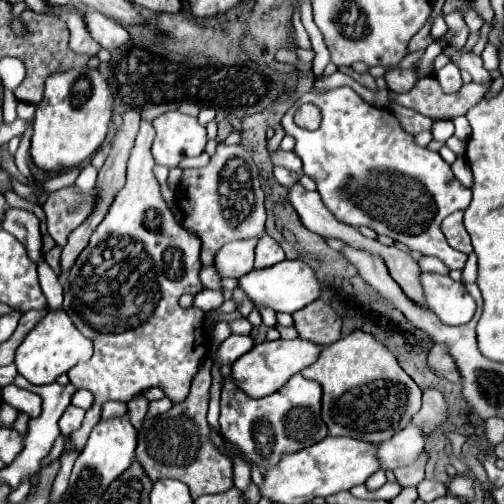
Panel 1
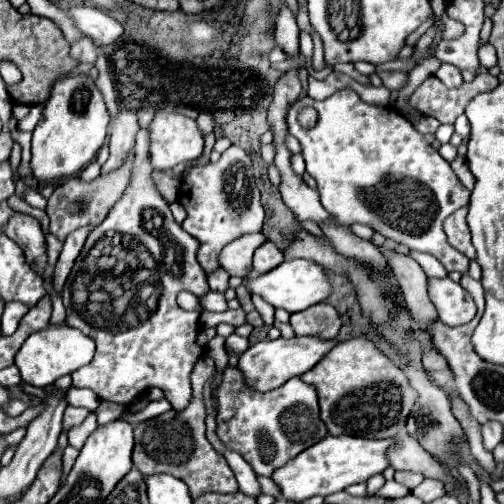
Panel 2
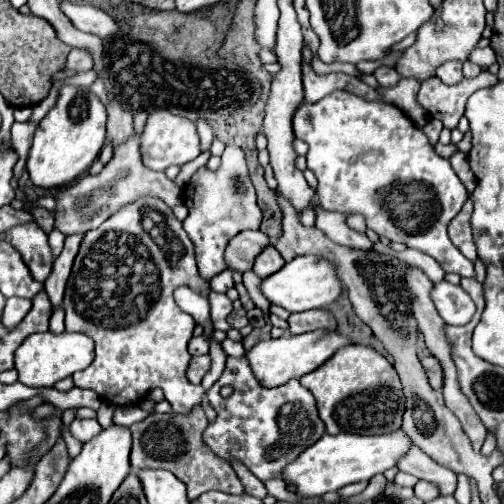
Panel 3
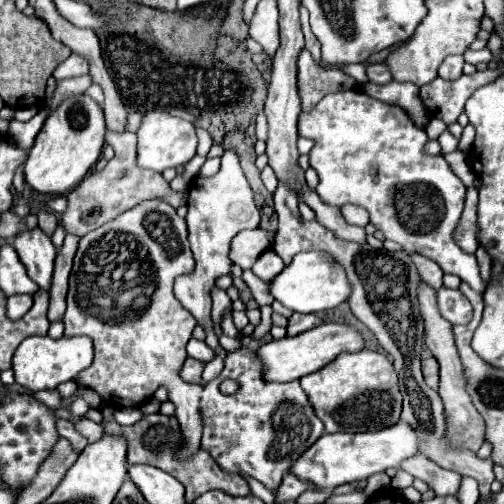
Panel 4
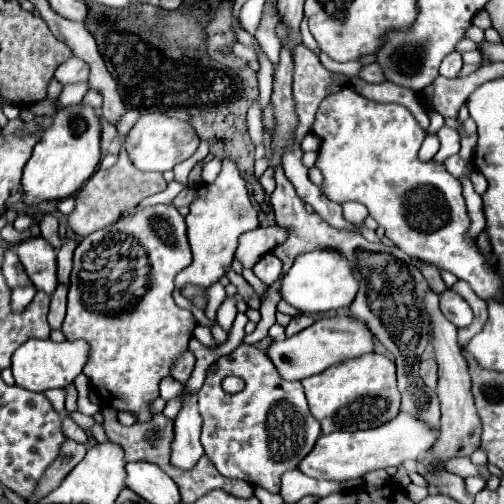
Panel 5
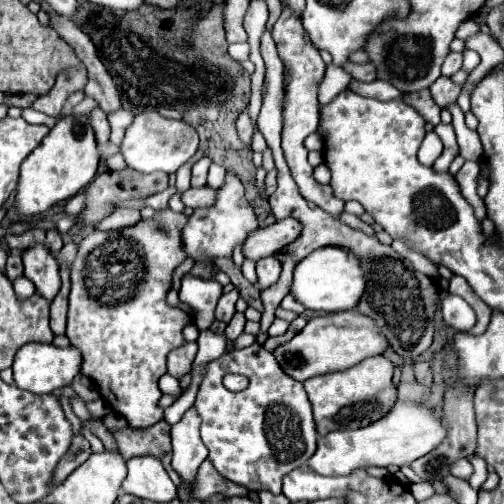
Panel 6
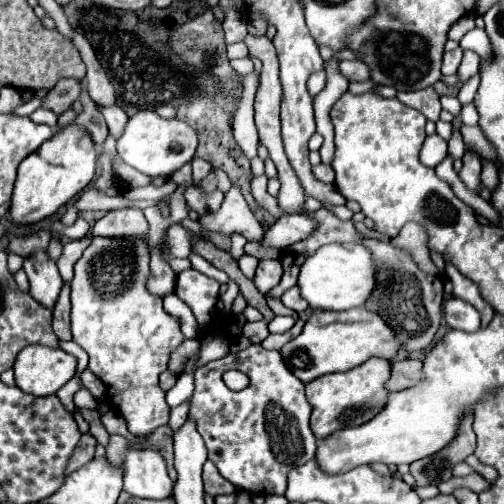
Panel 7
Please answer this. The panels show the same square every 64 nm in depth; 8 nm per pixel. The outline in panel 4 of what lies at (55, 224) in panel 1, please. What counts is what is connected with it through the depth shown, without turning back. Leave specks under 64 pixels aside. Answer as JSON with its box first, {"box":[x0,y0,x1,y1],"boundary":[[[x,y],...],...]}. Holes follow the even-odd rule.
{"box":[60,132,186,236],"boundary":[[[108,132],[106,134],[106,142],[110,146],[114,146],[114,152],[116,152],[114,158],[106,164],[104,170],[90,172],[66,196],[68,208],[62,214],[62,218],[60,218],[60,224],[66,230],[66,234],[84,236],[90,230],[100,228],[108,220],[114,220],[120,212],[126,212],[126,210],[134,208],[142,200],[160,198],[160,200],[168,202],[172,208],[178,208],[178,206],[186,204],[186,192],[174,192],[160,172],[144,170],[144,168],[140,168],[136,164],[136,134],[132,134],[132,132],[124,132],[124,134],[112,134],[112,132]]]}

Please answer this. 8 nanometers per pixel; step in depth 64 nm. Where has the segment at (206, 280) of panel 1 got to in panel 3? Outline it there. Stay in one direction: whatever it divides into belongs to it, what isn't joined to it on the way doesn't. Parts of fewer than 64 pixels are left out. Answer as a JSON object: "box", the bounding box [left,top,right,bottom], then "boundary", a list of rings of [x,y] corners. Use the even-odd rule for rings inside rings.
{"box":[210,270,232,292],"boundary":[[[224,270],[224,272],[220,272],[216,278],[212,278],[212,280],[210,280],[210,286],[212,286],[212,290],[216,290],[216,292],[226,292],[226,290],[232,286],[232,278],[230,278],[228,270]]]}

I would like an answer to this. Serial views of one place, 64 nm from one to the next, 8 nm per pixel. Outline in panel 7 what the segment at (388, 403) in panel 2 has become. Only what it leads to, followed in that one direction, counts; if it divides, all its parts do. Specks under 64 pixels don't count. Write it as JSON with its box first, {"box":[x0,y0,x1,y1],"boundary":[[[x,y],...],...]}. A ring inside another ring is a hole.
{"box":[306,358,390,438],"boundary":[[[370,358],[362,366],[356,366],[348,372],[340,374],[324,374],[312,382],[306,384],[306,398],[312,406],[312,420],[310,428],[316,438],[326,438],[336,430],[342,428],[352,428],[352,426],[362,426],[374,416],[384,410],[384,404],[388,400],[388,390],[384,384],[388,382],[390,376],[390,362],[382,358]]]}

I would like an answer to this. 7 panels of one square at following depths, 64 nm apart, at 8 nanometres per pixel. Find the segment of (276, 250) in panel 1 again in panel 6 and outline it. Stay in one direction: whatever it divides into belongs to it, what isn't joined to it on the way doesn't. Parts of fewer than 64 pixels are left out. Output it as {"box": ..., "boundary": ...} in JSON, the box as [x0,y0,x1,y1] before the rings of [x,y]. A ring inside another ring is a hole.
{"box":[256,256,280,288],"boundary":[[[268,256],[264,260],[256,262],[256,274],[258,274],[258,284],[260,288],[272,286],[278,276],[280,276],[280,262],[274,256]]]}

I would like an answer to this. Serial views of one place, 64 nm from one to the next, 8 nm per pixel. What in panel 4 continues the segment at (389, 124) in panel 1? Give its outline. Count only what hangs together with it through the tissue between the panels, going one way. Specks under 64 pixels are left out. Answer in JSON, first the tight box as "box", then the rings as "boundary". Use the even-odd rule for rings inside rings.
{"box":[298,90,486,292],"boundary":[[[338,90],[324,96],[316,104],[316,108],[312,108],[312,112],[300,114],[298,134],[314,142],[314,148],[308,156],[310,168],[314,168],[320,178],[316,192],[324,200],[324,204],[338,208],[342,208],[344,204],[356,204],[366,208],[370,212],[370,224],[374,224],[374,228],[380,230],[386,240],[398,242],[406,252],[418,252],[438,262],[438,266],[446,274],[456,274],[476,292],[484,292],[486,282],[480,280],[476,256],[462,252],[452,238],[452,232],[464,208],[466,186],[452,172],[444,156],[428,156],[424,152],[424,146],[428,142],[426,132],[422,128],[416,128],[410,116],[400,106],[374,100],[358,90]]]}

